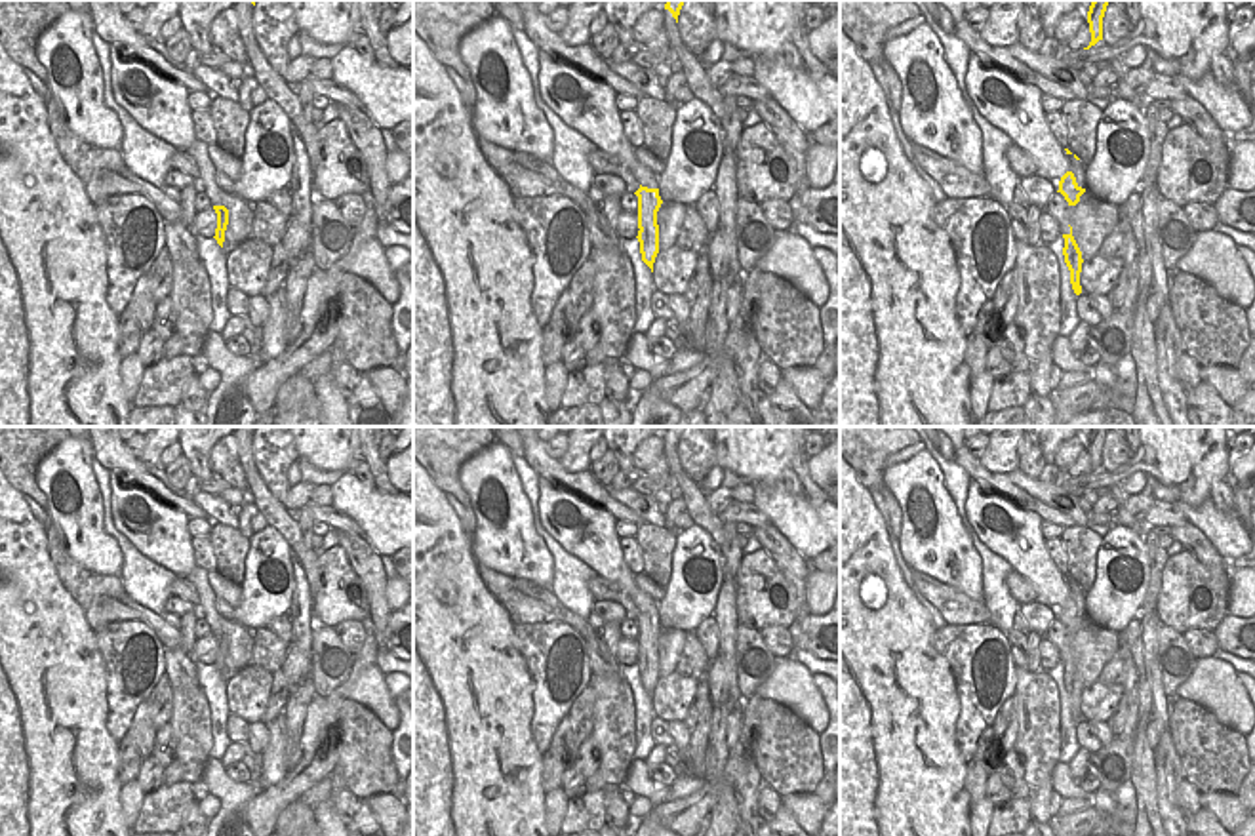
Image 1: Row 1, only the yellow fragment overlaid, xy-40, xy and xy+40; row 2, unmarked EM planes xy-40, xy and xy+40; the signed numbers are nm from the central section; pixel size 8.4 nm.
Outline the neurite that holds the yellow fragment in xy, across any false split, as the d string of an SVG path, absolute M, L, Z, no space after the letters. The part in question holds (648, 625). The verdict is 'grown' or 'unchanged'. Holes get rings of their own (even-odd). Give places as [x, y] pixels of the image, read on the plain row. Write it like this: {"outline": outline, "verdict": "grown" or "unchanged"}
{"outline": "M642 613L634 619L638 623L638 668L642 687L651 695L659 680L659 651L657 638L663 630L659 615Z", "verdict": "unchanged"}

